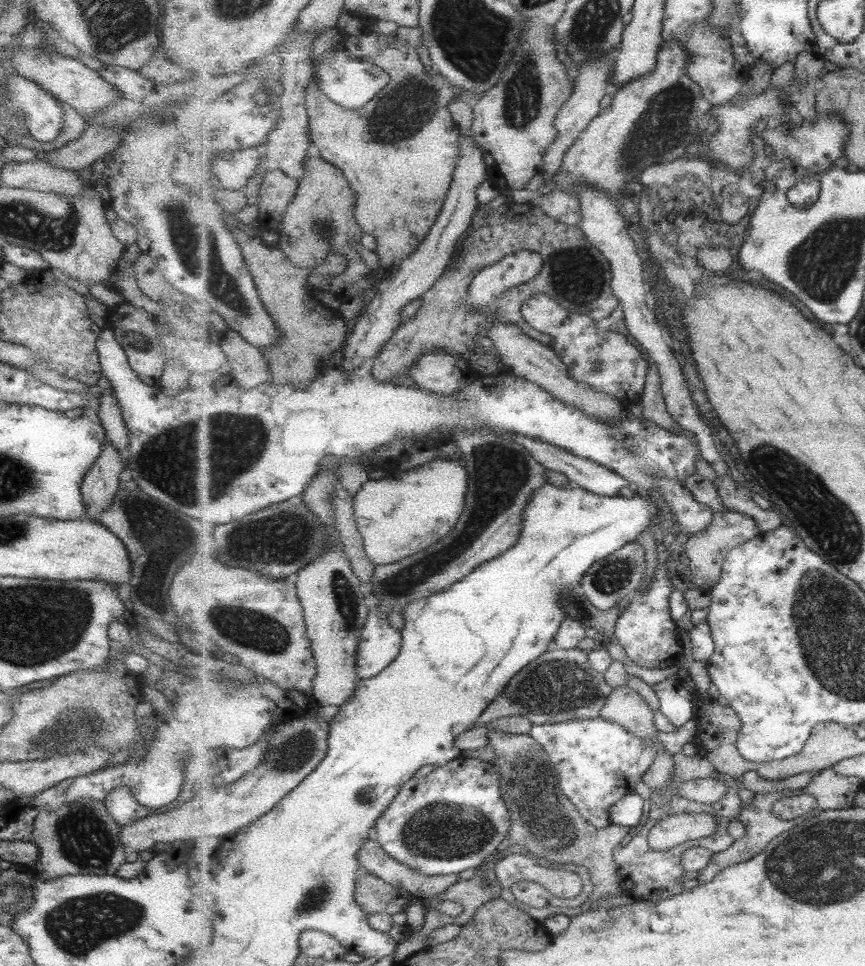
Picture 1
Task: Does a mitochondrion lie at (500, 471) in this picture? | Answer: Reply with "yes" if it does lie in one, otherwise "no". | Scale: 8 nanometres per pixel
yes

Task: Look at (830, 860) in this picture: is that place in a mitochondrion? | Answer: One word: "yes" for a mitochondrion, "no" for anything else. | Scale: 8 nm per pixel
yes

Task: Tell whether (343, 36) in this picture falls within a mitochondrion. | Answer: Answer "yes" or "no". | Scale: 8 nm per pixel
no

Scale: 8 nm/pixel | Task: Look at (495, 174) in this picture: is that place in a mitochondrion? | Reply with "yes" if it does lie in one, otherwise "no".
no

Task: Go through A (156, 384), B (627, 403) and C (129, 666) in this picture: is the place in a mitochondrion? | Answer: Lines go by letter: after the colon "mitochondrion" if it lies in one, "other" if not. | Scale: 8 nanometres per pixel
A: other
B: other
C: other

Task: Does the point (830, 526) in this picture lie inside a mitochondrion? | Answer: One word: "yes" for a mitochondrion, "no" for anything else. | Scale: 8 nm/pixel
yes

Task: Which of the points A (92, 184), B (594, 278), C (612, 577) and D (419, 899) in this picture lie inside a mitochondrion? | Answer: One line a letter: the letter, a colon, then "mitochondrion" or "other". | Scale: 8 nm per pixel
A: other
B: mitochondrion
C: mitochondrion
D: other

